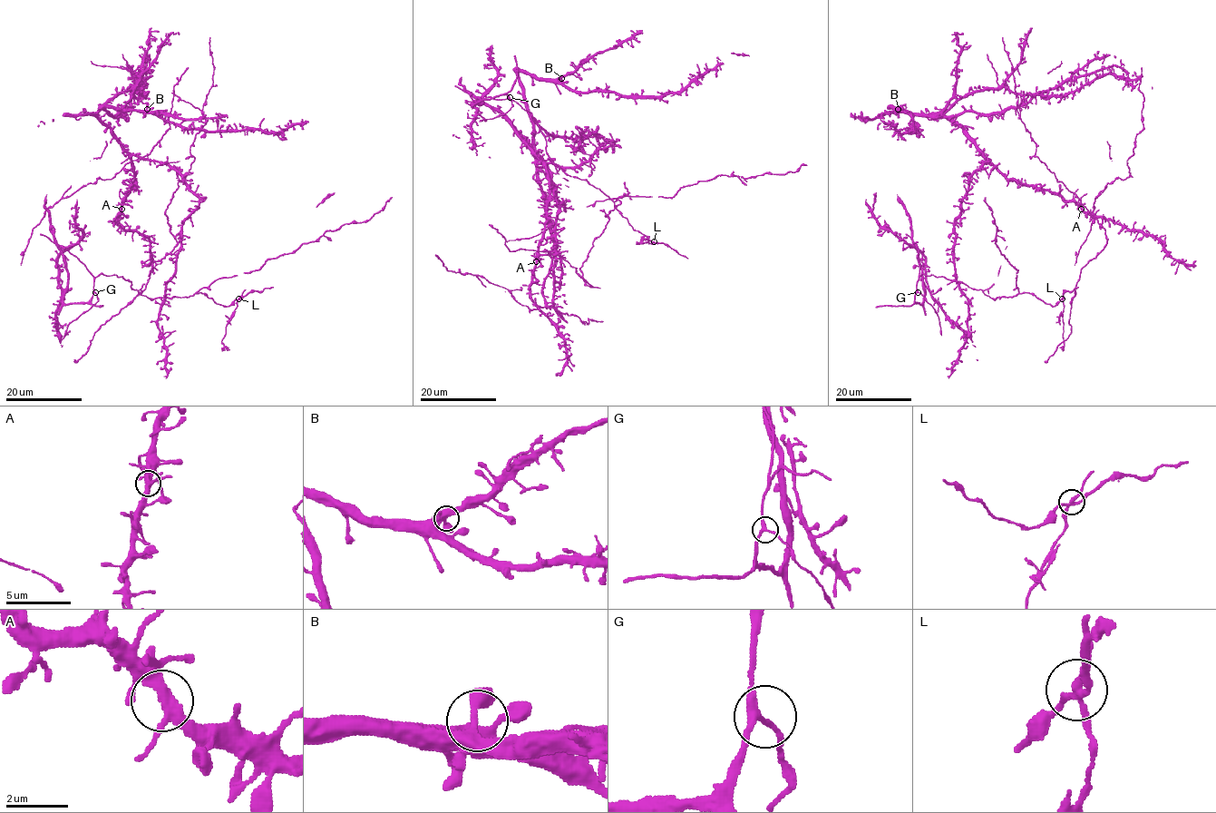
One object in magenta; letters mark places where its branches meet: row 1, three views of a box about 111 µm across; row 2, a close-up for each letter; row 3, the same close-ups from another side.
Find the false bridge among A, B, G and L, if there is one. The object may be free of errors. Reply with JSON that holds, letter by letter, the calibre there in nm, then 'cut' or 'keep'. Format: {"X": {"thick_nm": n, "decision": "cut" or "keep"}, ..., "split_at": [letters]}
{"A": {"thick_nm": 320, "decision": "keep"}, "B": {"thick_nm": 360, "decision": "keep"}, "G": {"thick_nm": 220, "decision": "keep"}, "L": {"thick_nm": 220, "decision": "cut"}, "split_at": ["L"]}

